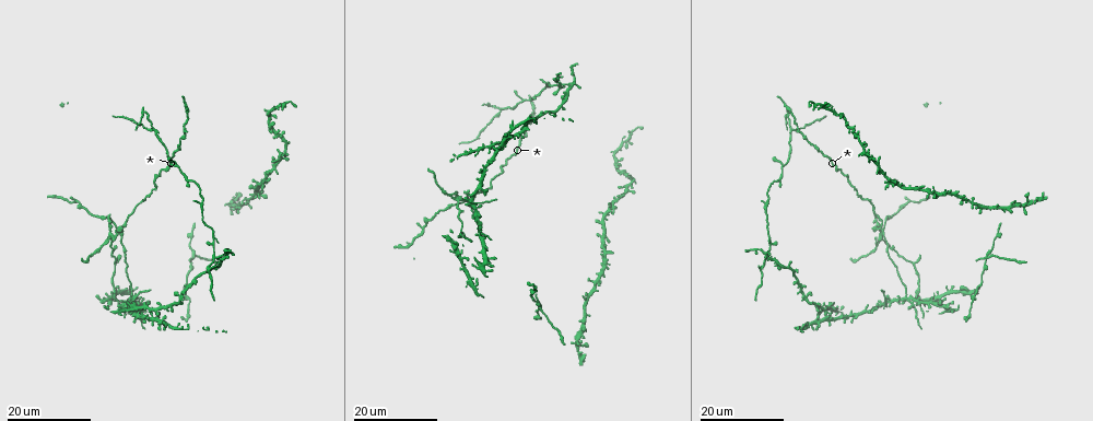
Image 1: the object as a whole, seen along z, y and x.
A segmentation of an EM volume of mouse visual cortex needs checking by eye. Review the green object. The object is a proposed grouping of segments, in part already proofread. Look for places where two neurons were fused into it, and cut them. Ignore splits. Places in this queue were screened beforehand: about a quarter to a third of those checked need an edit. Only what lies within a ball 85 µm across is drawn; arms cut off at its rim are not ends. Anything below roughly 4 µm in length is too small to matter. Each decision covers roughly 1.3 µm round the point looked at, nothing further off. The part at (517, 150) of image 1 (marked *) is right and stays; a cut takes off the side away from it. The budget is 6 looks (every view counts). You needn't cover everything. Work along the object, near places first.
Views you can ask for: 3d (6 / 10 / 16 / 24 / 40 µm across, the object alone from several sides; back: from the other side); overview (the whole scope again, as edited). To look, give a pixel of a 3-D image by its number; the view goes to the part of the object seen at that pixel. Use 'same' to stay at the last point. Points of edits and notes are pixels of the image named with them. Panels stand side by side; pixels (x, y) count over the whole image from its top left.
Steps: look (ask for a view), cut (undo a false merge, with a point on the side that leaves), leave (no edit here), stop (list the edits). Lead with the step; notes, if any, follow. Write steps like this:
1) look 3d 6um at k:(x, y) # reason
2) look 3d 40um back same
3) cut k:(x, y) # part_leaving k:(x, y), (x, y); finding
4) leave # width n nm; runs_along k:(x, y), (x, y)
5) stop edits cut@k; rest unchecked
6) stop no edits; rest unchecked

look 3d 24um at 1:(883, 235) # four or more arms meet

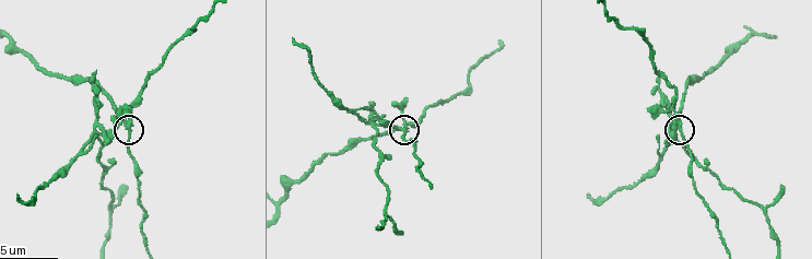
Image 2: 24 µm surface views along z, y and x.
look 3d 6um at 2:(123, 124)

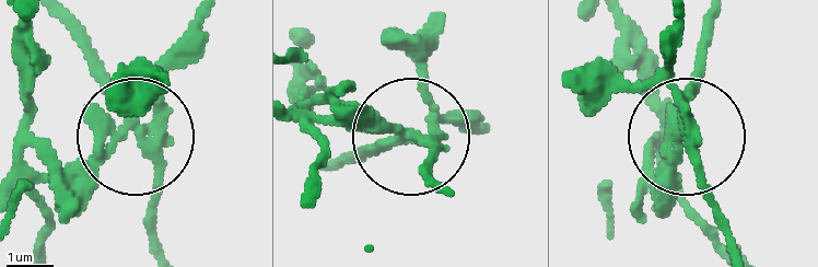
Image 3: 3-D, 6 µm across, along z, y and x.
look 3d 6um back same

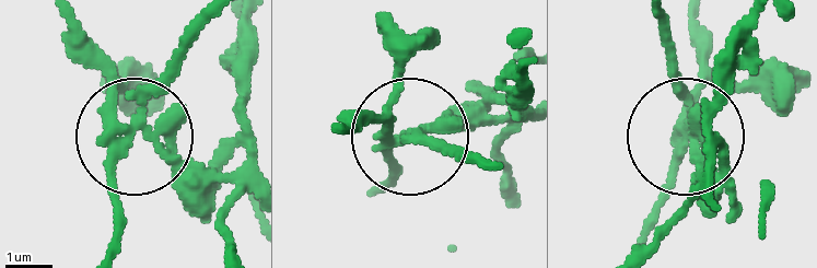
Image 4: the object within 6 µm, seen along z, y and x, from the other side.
cut 4:(161, 74) # width 270 nm; two neurons meet here

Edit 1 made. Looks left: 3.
look overview # redraw

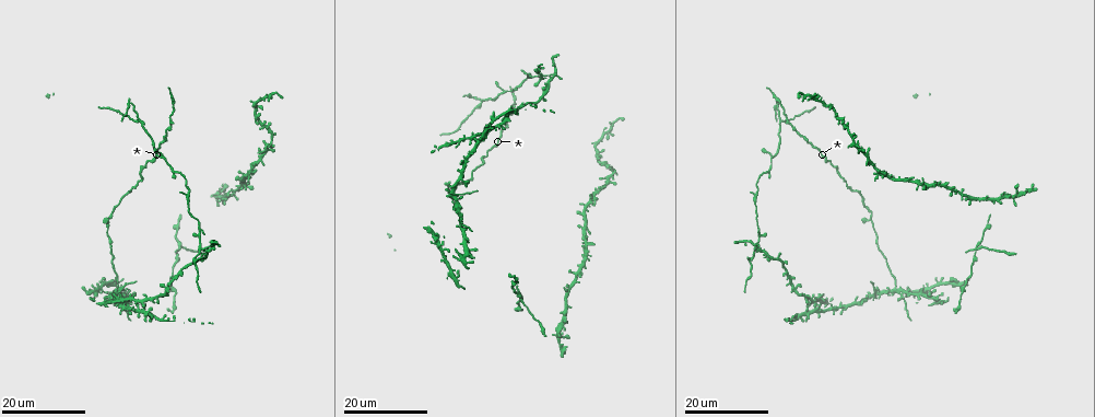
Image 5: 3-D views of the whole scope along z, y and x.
look 3d 16um at 5:(181, 250) # thick turns thin

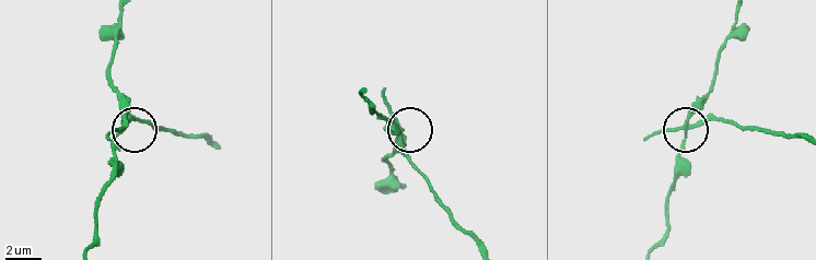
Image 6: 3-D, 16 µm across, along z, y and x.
look 3d 10um at 6:(687, 123)

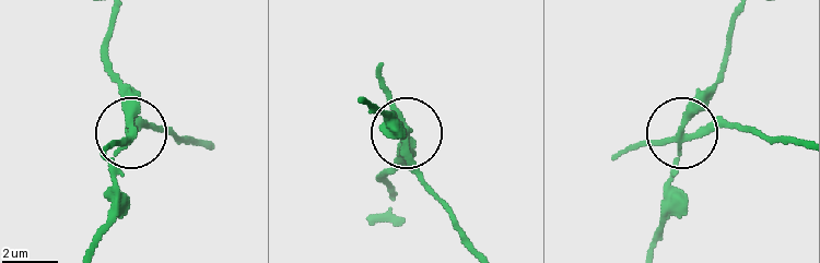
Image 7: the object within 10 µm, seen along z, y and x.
cut 7:(132, 102) # part_leaving 7:(128, 141), (109, 167), (109, 216), (93, 252); a second neuron is stuck on

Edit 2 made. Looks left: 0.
stop edits cut@4, cut@7; rest unchecked

